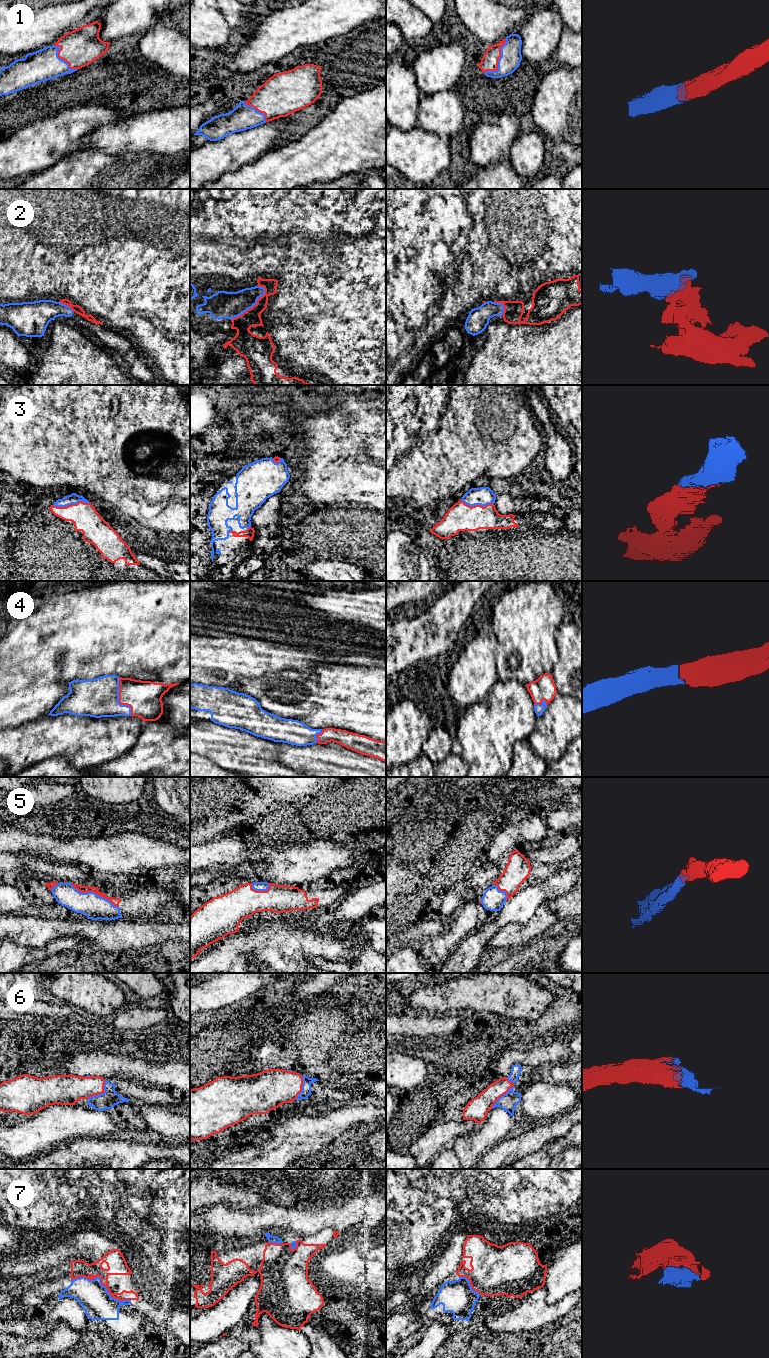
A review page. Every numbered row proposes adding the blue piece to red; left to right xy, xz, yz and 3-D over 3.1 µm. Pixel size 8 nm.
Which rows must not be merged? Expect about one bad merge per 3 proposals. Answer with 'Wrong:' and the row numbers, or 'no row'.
Wrong: 7

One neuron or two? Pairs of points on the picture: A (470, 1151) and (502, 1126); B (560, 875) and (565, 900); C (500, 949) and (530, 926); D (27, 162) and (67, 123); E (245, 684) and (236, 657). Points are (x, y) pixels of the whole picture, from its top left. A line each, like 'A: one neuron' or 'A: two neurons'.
A: one neuron
B: two neurons
C: one neuron
D: one neuron
E: two neurons

